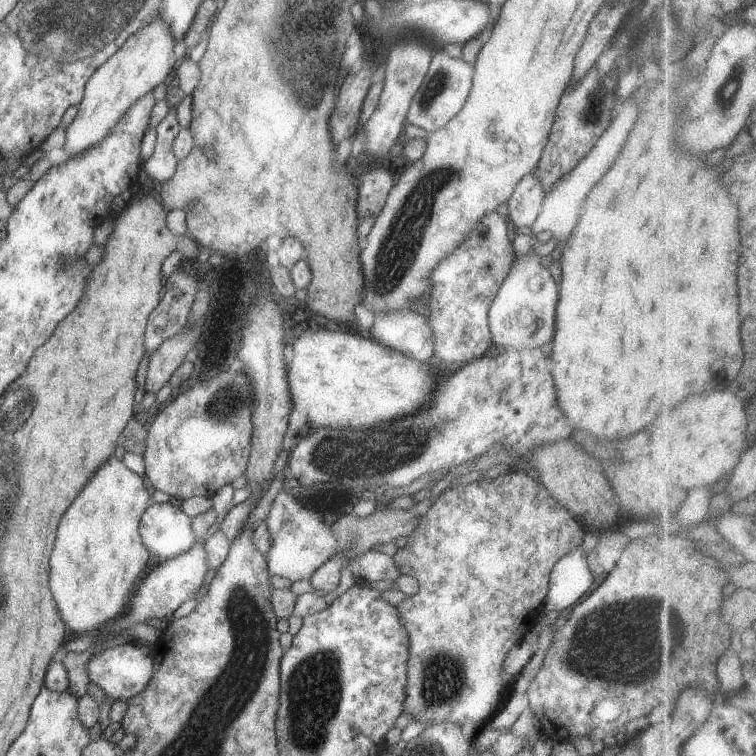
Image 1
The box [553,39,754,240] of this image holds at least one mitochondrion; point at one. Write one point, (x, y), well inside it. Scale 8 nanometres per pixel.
(723, 95)

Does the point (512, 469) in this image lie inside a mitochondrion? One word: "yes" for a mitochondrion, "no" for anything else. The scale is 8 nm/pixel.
no

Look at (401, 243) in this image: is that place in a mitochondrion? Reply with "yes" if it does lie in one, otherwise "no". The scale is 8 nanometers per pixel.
yes

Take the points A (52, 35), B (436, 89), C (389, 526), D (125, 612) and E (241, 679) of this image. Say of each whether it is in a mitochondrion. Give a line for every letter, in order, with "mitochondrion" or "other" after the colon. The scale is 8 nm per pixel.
A: mitochondrion
B: mitochondrion
C: other
D: other
E: mitochondrion

